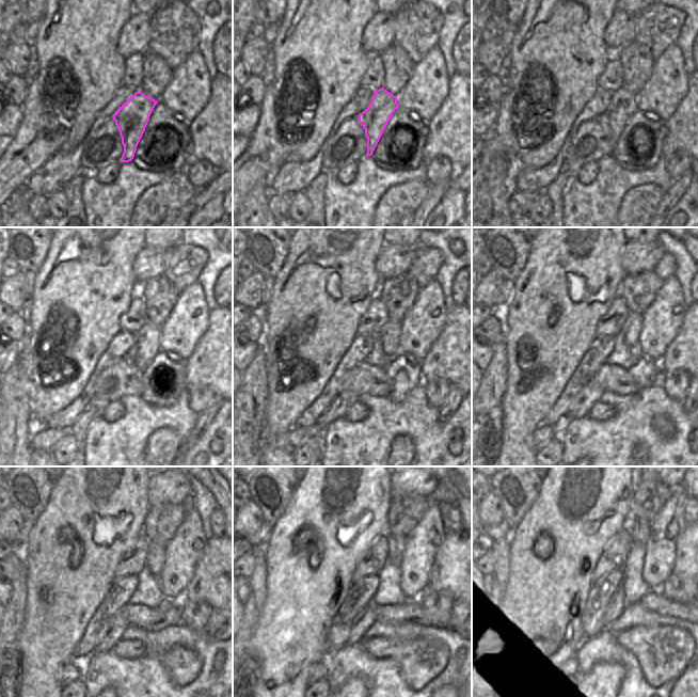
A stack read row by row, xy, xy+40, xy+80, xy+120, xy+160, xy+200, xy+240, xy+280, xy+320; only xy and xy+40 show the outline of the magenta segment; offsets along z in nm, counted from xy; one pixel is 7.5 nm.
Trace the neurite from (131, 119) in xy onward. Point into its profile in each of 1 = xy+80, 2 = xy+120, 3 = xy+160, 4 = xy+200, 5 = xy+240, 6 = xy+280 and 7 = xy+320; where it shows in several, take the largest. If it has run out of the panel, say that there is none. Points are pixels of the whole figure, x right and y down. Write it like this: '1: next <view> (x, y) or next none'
1: next xy+80 (622, 106)
2: next xy+120 (147, 338)
3: next xy+160 (390, 333)
4: next xy+200 (631, 330)
5: next xy+240 (156, 555)
6: next xy+280 (396, 544)
7: next xy+320 (637, 527)

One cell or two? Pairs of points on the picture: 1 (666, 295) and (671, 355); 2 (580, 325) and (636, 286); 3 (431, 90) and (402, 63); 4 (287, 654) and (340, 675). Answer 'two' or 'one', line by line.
1: two
2: two
3: two
4: two

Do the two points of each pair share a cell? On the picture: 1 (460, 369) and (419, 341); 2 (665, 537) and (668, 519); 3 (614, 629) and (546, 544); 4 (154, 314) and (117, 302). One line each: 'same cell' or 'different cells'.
1: different cells
2: same cell
3: different cells
4: different cells

